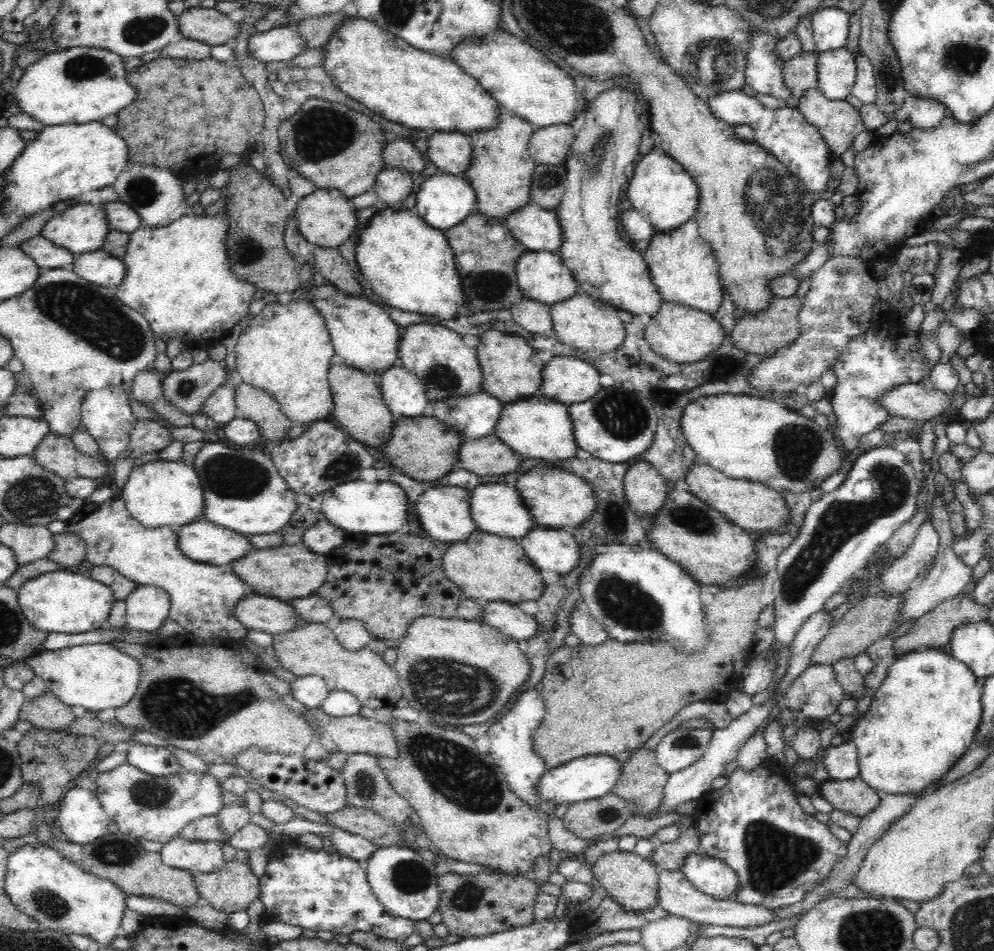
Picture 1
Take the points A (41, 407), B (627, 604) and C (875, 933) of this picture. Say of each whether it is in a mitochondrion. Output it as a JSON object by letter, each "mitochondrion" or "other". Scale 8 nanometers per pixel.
{"A":"other","B":"mitochondrion","C":"mitochondrion"}

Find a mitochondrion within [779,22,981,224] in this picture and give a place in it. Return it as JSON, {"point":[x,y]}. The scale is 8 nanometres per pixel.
{"point":[889,80]}

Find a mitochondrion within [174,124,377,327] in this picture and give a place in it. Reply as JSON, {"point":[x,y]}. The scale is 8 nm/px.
{"point":[247,249]}

